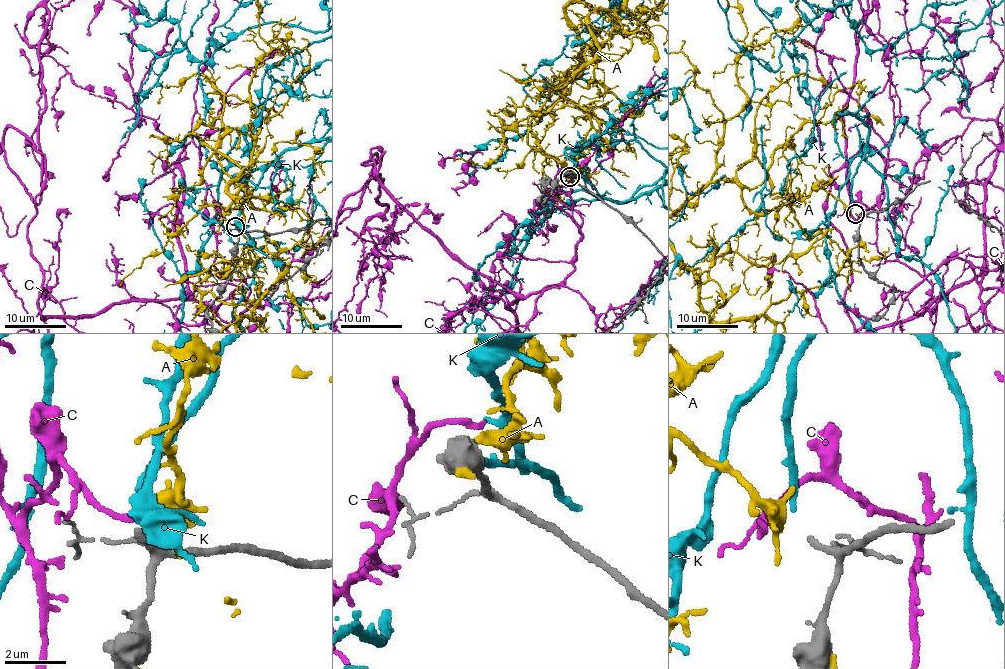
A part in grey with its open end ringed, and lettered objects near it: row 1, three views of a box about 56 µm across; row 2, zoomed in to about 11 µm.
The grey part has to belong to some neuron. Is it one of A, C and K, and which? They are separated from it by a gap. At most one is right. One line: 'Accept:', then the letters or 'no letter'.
Accept: K

